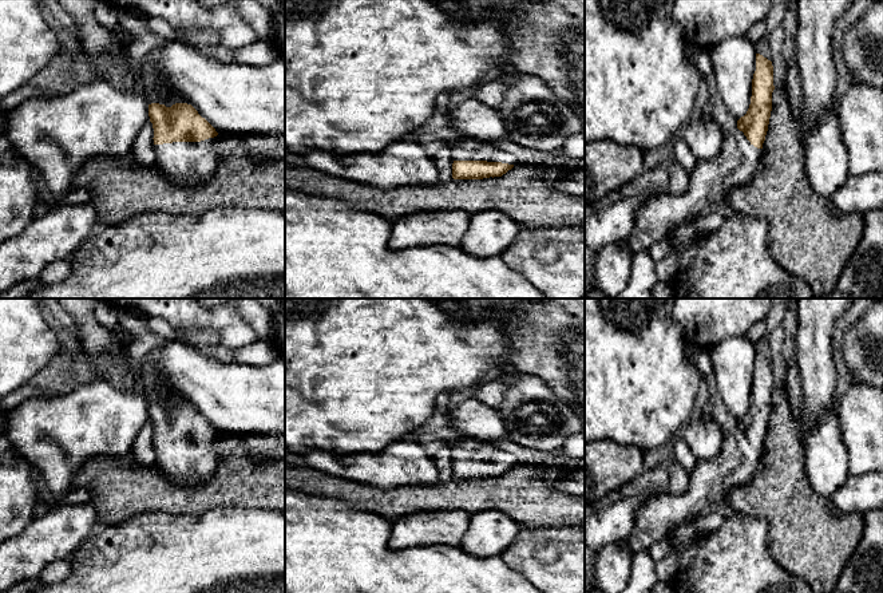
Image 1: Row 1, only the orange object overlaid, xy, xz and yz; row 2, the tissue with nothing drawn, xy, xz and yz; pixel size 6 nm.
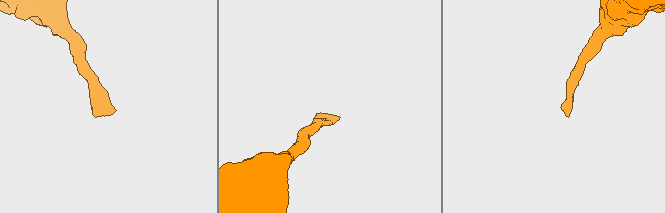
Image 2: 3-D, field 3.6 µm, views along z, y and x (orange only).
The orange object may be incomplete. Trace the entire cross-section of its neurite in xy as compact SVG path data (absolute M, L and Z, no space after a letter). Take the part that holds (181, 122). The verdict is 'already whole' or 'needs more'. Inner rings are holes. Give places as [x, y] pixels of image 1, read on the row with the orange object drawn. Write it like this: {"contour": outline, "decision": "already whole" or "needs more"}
{"contour": "M151 103L149 104L149 116L154 129L155 165L171 181L195 186L214 173L219 155L218 133L191 104L175 103L171 107L166 107L165 104Z", "decision": "needs more"}

